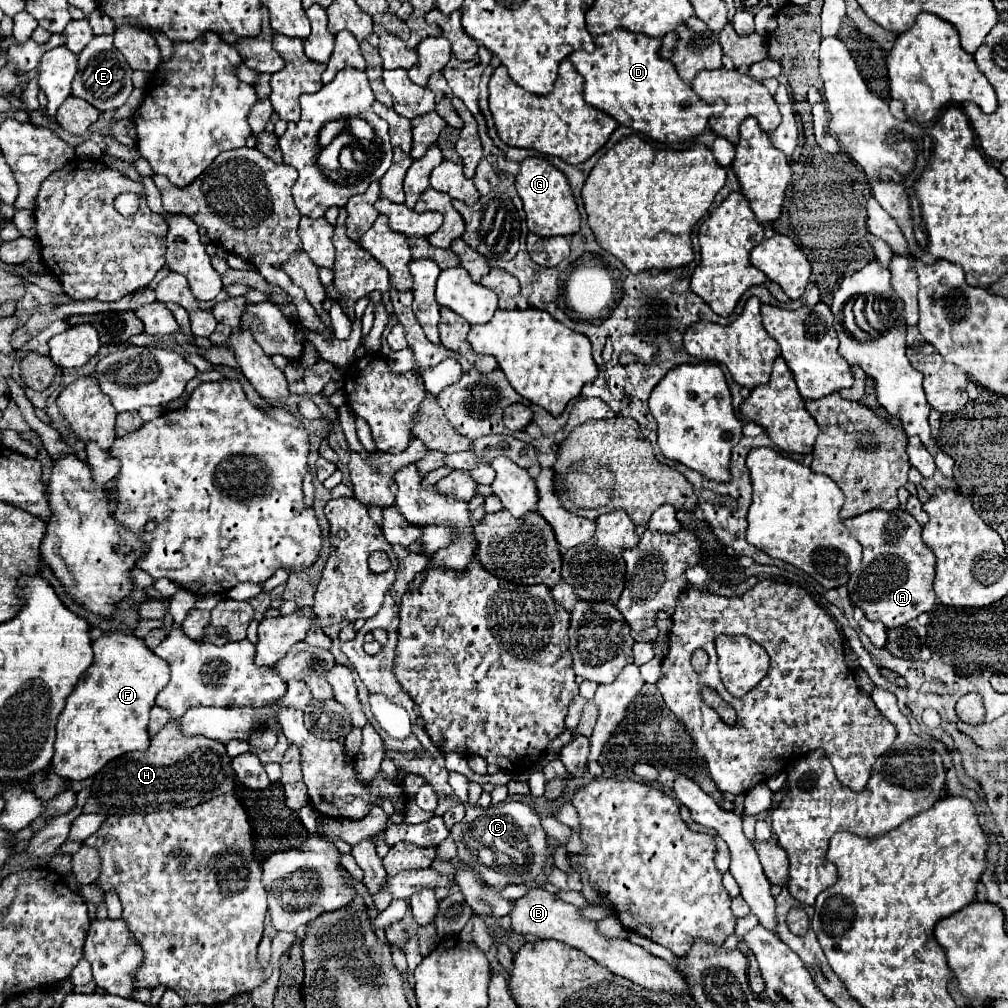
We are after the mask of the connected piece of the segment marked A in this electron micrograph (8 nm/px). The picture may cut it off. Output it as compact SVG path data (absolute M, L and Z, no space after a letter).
M873 509L859 517L845 519L843 525L863 547L861 567L849 577L847 589L851 603L863 609L867 619L881 621L887 629L895 629L931 611L937 599L933 591L935 555L921 541L921 525L905 509Z

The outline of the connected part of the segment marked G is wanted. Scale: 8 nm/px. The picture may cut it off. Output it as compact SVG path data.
M527 157L519 165L515 187L523 201L527 213L527 227L531 233L541 237L555 237L555 235L573 235L579 231L579 211L571 187L567 183L567 177L551 163L547 163L541 157Z

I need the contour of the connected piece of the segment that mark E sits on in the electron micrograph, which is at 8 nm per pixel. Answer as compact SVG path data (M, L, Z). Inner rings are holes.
M111 35L93 37L91 43L77 57L79 57L79 71L71 85L73 95L85 99L99 111L113 111L121 107L129 97L129 93L133 91L133 83L131 83L133 69L127 65L127 61L117 49L113 51L113 37Z

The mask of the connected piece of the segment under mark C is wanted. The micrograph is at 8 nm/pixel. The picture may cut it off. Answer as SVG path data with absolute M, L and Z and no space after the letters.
M469 799L463 805L467 809L463 821L451 827L457 857L465 867L477 871L493 891L515 883L529 883L543 873L543 865L549 857L547 835L541 829L539 815L531 807L519 801L503 801L499 805L479 807L471 805Z

